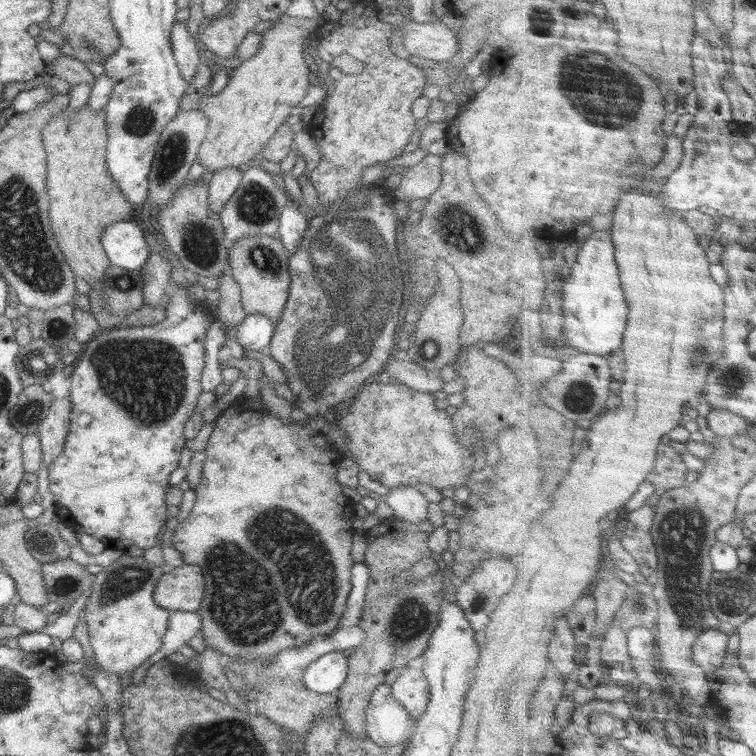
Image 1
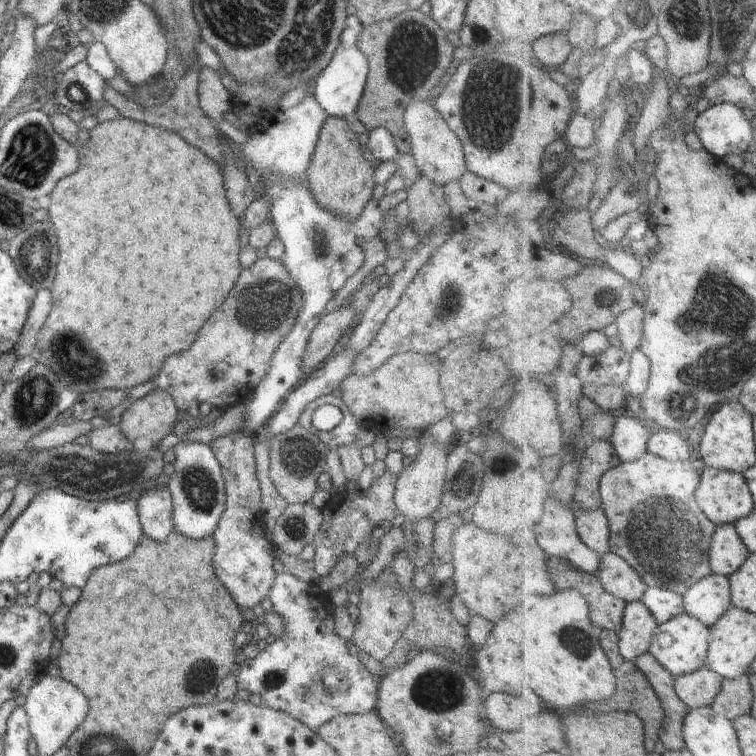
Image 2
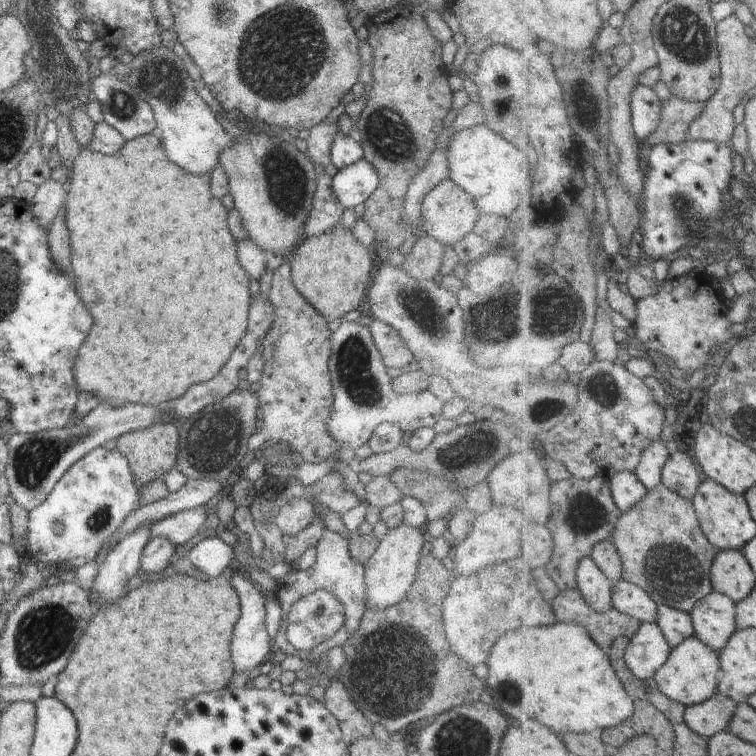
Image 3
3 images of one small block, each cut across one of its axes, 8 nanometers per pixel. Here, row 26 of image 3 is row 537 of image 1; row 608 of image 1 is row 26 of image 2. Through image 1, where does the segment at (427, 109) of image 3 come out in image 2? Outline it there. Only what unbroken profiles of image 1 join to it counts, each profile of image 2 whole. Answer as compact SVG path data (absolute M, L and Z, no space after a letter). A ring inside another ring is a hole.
M420 9L405 10L397 17L363 26L358 35L357 45L360 52L367 58L369 71L363 95L355 110L356 120L369 129L384 127L393 134L396 148L400 153L410 153L411 140L403 121L406 107L414 101L426 101L430 98L432 88L436 88L441 79L446 78L446 68L451 65L454 46L447 39L447 33L430 14L422 13Z

